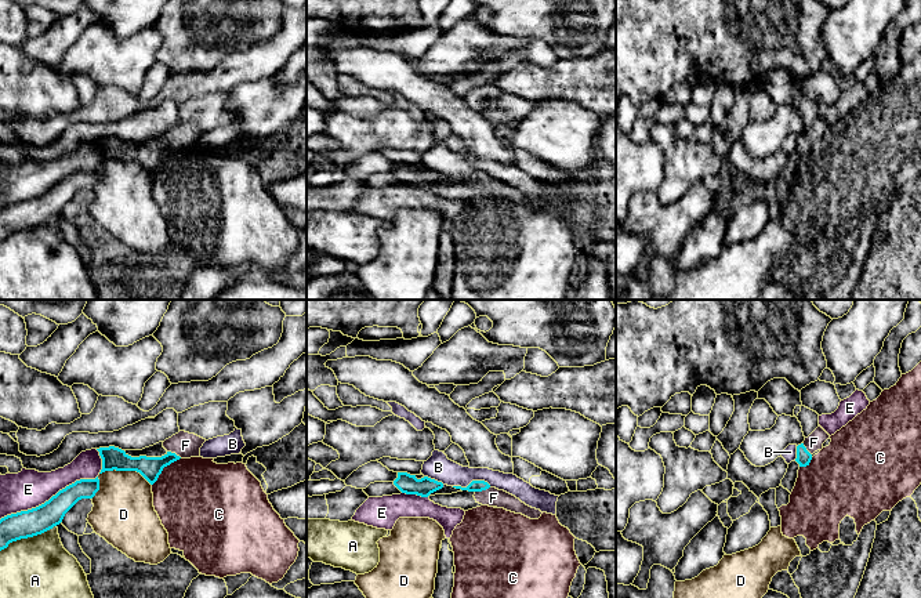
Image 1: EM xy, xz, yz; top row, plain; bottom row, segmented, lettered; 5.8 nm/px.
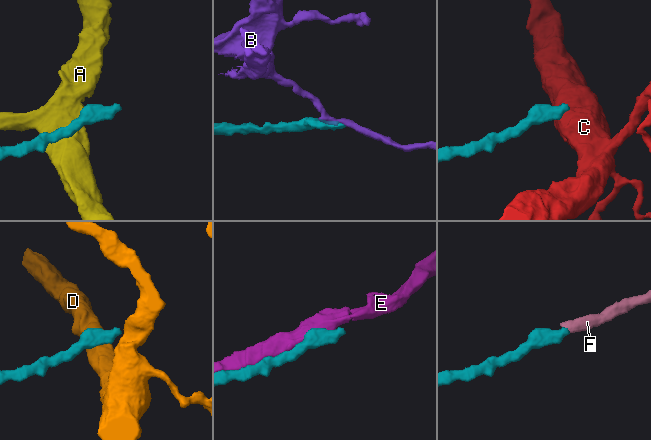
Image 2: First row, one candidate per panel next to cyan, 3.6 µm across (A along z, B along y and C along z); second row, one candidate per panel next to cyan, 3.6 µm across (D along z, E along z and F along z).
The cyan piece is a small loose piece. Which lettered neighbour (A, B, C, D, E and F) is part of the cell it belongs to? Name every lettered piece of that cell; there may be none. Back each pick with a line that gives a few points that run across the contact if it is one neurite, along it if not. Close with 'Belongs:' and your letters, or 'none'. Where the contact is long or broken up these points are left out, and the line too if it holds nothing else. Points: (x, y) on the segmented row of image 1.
F: xz (475, 485), (482, 489), (493, 497)
Belongs: F

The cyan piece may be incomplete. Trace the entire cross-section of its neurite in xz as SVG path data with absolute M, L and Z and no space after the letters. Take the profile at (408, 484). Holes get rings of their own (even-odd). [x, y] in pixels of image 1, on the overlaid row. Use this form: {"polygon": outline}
{"polygon": "M398 472L398 478L394 485L406 494L417 494L421 497L428 497L431 493L443 488L442 482L424 476L417 479L416 475L407 472Z"}

